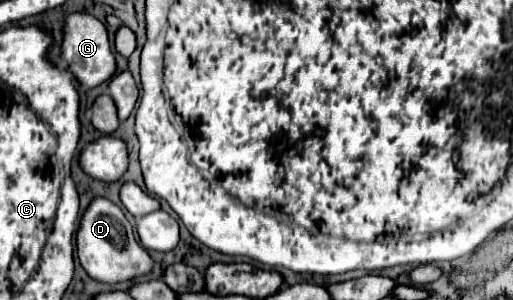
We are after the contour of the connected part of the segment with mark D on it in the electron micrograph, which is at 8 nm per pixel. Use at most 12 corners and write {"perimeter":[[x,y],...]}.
{"perimeter":[[94,197],[76,253],[92,279],[118,283],[152,269],[122,209]]}

